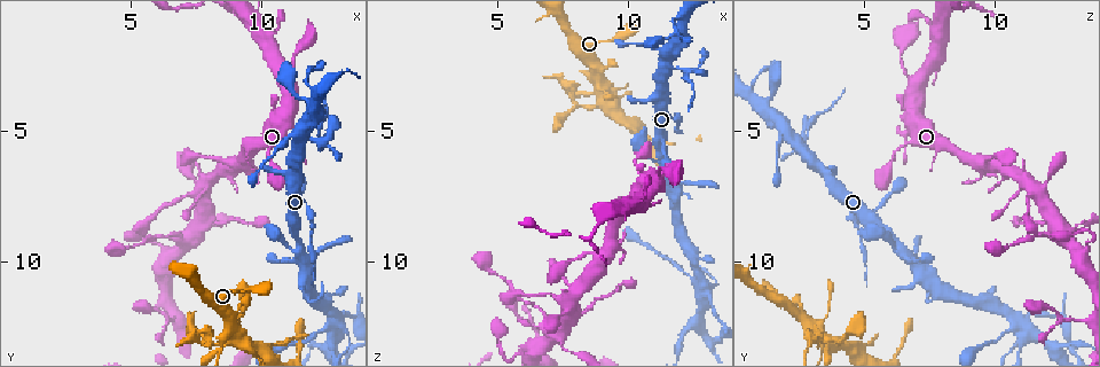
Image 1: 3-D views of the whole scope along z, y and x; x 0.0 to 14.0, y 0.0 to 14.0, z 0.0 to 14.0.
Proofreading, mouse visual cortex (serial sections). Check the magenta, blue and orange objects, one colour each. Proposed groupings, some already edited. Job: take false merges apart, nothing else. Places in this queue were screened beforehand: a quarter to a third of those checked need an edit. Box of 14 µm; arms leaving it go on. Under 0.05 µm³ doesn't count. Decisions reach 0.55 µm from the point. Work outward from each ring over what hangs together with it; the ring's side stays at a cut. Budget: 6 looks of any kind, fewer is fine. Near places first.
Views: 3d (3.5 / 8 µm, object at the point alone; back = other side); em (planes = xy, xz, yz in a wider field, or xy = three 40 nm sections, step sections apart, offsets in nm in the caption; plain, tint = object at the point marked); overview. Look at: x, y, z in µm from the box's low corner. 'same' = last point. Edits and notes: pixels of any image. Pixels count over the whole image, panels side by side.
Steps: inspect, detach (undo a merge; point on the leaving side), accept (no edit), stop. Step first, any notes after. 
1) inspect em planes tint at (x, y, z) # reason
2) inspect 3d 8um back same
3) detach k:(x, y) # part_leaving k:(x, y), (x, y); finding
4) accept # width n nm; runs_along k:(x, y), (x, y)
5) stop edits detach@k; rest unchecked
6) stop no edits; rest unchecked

inspect 3d 3.5um at (8.0, 13.1, 4.1) # sharp bend

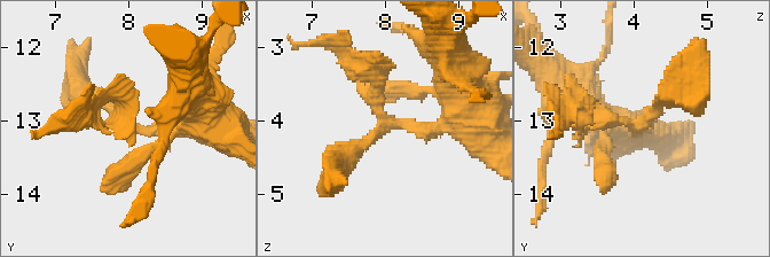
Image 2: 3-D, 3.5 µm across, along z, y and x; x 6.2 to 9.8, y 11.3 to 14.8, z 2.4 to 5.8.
inspect em xy step 1 tint at (8.05, 13.10, 4.05) # shape alone is not enough

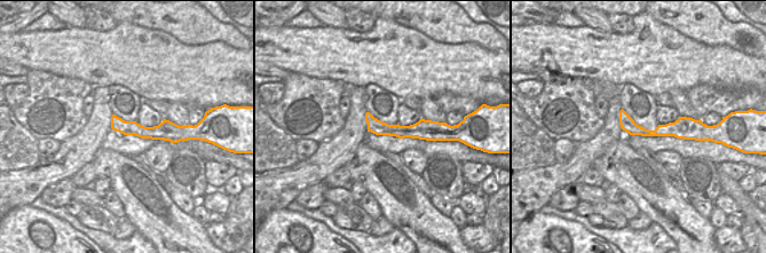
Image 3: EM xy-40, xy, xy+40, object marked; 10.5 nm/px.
detach 2:(122, 106) # arm_widths 200, 200, 200 nm; part_leaving 2:(380, 116), (377, 72), (335, 48); two cells meet here

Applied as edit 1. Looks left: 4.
inspect overview

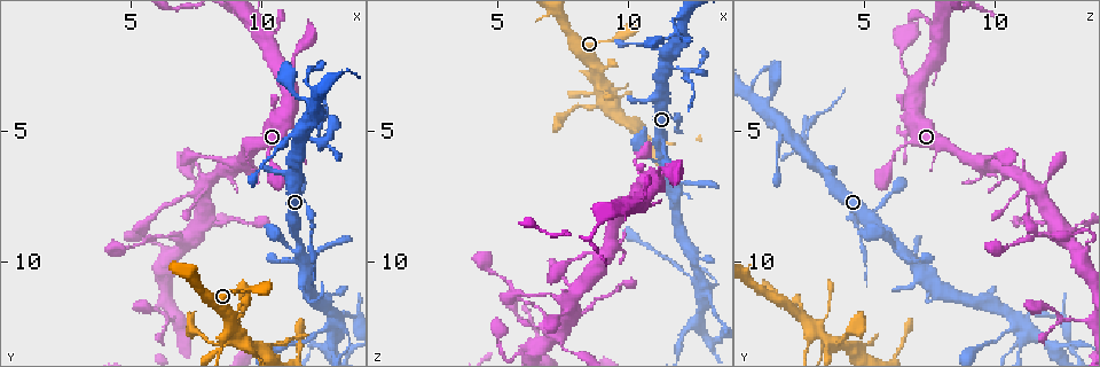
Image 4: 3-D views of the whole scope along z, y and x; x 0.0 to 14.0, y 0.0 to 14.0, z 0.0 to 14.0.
inspect 3d 8um at (8.0, 8.4, 12.1) # a fork

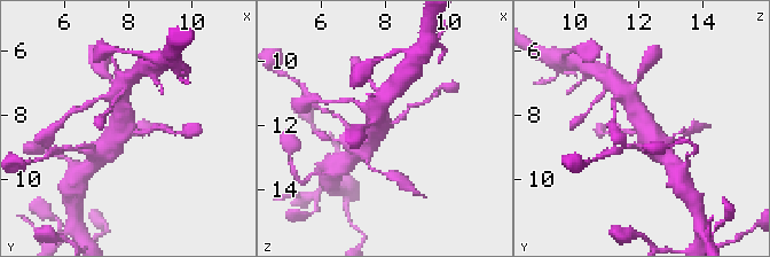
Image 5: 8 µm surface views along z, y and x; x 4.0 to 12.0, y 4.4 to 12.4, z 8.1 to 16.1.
inspect 3d 3.5um at (8.0, 8.4, 12.0) # closer look

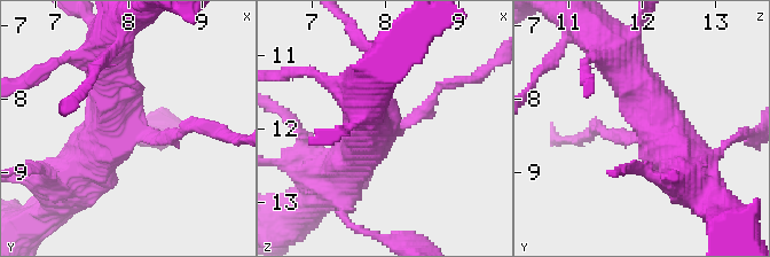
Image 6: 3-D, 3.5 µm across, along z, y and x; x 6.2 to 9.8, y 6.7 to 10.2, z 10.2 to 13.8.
accept # runs_along 6:(613, 48), (692, 176); continuous, no second cell

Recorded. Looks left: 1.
stop edits detach@2; rest unchecked

